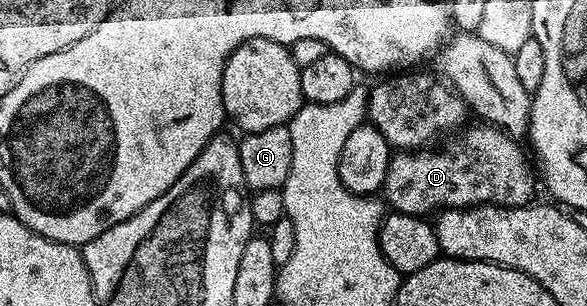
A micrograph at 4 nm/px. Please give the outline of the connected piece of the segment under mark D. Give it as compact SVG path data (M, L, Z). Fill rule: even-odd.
M488 122L476 123L470 123L460 134L446 139L445 148L398 151L389 162L383 189L384 203L392 211L422 218L446 208L475 208L478 204L518 208L530 203L537 184L533 181L535 168L527 152L525 157L524 150L517 145L520 143L508 132L502 132Z

